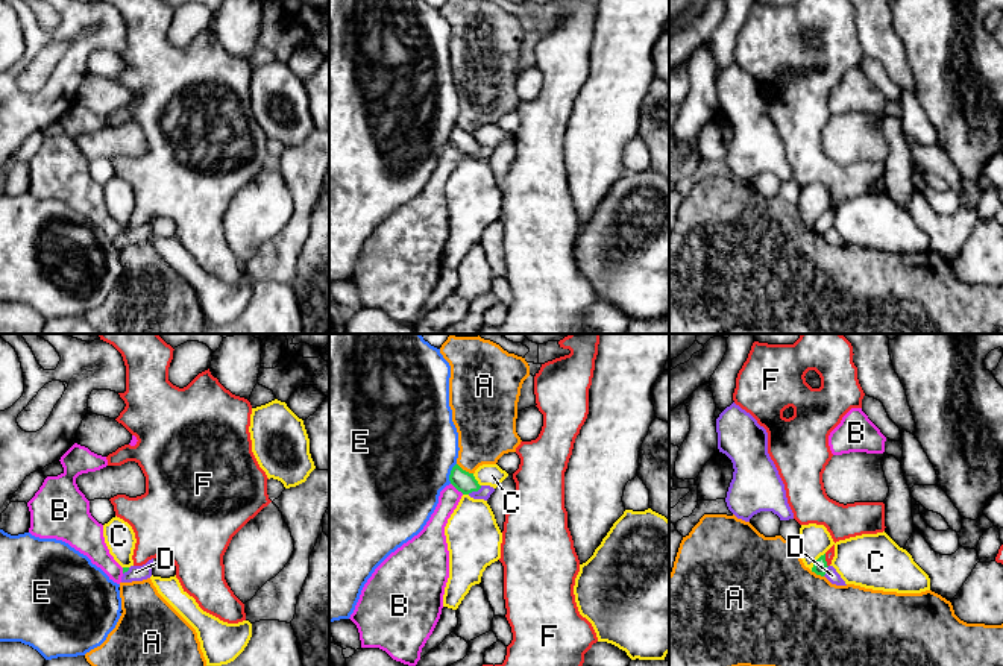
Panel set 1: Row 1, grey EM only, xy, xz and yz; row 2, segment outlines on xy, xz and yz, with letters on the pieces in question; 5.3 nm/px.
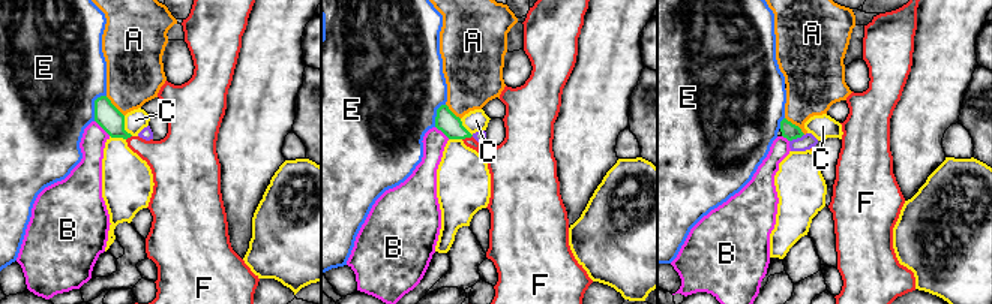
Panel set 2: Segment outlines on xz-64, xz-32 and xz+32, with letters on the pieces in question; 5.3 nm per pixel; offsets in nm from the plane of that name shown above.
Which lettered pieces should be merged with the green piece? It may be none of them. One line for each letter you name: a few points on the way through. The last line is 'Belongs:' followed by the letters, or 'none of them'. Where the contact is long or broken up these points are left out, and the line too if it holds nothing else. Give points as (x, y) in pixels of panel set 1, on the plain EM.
F: way yz (820, 228), (824, 220), (829, 216)
Belongs: F

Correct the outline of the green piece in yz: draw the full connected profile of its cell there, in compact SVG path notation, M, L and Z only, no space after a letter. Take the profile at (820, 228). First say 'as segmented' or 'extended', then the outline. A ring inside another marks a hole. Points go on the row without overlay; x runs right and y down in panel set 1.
extended; M835 205L815 221L812 232L824 237L827 232L827 228L832 225L833 217L835 217Z

